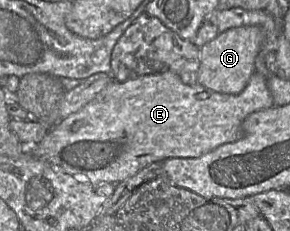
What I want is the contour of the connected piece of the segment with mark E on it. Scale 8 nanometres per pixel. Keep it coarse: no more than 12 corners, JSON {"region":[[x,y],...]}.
{"region":[[171,71],[113,80],[32,151],[91,183],[198,158],[274,106]]}

